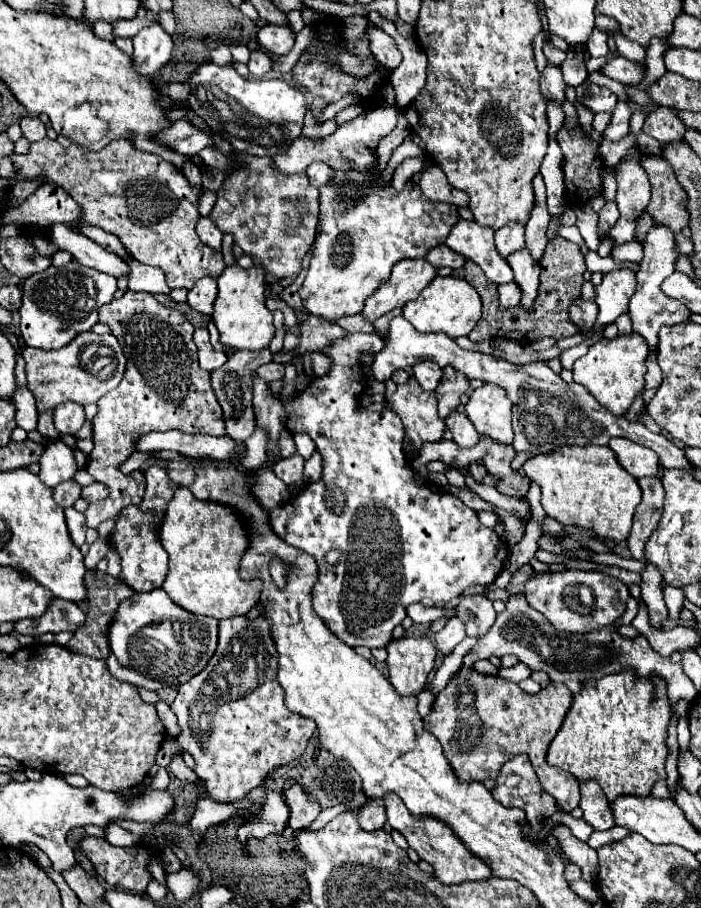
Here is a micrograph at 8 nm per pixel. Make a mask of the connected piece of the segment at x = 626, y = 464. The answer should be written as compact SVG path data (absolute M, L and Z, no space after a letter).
M616 437L608 443L608 447L614 451L618 463L636 479L642 479L642 477L652 477L656 475L658 471L658 455L648 449L648 447L642 447L630 439L622 439L622 437Z

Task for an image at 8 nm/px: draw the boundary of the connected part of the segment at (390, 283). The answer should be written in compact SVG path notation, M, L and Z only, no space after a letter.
M404 259L398 261L398 265L394 265L390 279L366 301L364 309L362 309L362 317L366 317L366 321L374 323L378 317L386 315L388 311L396 309L396 307L404 307L408 301L414 301L420 291L436 277L436 267L432 267L428 261L424 259Z

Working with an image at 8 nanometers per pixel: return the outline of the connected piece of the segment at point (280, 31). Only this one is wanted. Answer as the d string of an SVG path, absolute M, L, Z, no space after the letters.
M266 25L258 31L258 43L266 53L286 55L294 45L294 33L282 25Z

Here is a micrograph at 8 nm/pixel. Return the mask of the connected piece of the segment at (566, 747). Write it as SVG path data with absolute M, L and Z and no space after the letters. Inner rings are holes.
M626 669L624 673L616 673L612 677L602 677L598 681L586 681L582 691L574 695L572 707L558 735L550 743L546 761L552 767L560 767L572 773L580 783L588 779L598 781L598 785L602 787L610 803L620 795L648 797L652 785L660 779L666 779L664 763L668 757L668 747L666 747L668 723L670 723L670 703L666 697L664 679L636 677L632 669ZM654 693L658 693L658 699L652 699Z

